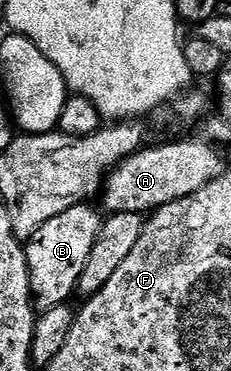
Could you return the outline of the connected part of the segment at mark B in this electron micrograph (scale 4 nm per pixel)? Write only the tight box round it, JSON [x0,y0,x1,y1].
[27,204,102,311]

